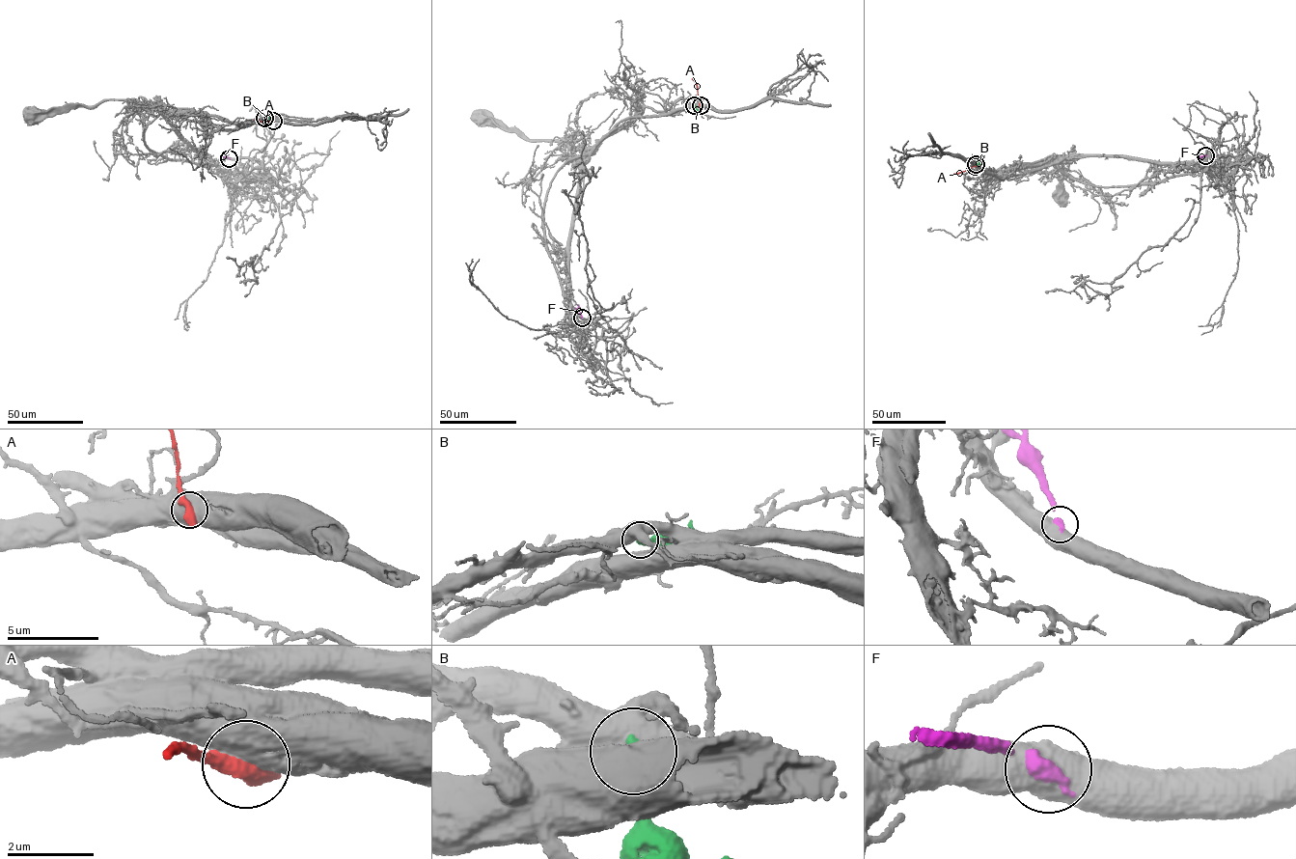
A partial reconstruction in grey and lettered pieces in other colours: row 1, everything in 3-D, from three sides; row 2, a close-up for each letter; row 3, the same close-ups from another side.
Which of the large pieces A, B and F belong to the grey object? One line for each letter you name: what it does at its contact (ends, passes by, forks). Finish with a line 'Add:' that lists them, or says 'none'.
Add: none

